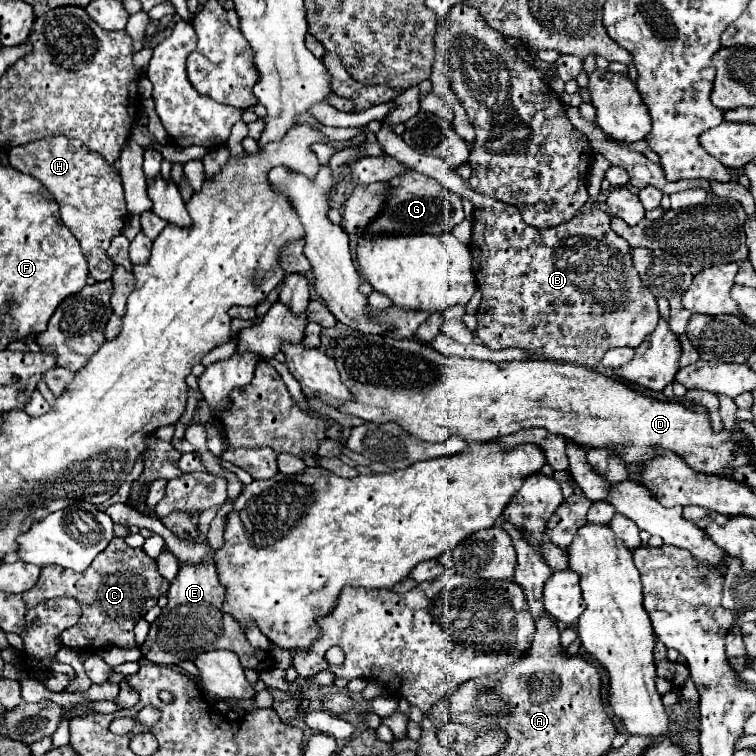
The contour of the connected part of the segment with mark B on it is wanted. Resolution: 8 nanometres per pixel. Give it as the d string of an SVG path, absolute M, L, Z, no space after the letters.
M382 120L378 130L378 142L382 144L384 152L394 156L398 162L428 174L442 182L454 194L468 198L474 204L474 218L472 218L472 270L482 290L482 302L478 306L478 330L476 336L492 350L502 348L522 348L542 358L550 360L564 360L570 364L584 364L584 368L596 368L606 350L616 346L630 346L638 348L648 334L654 332L660 314L656 296L642 286L642 280L632 264L630 244L616 236L610 228L610 216L598 208L584 208L572 220L546 230L536 230L524 224L522 214L500 200L486 198L474 190L470 190L468 182L460 178L454 170L446 168L444 160L434 156L424 156L412 150L402 136L394 134L390 124Z

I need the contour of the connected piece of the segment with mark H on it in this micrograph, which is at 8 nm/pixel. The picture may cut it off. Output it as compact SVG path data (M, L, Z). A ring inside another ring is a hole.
M64 136L42 138L8 150L10 164L22 174L40 180L60 206L60 220L80 242L94 280L110 280L116 264L106 256L108 244L126 222L126 200L120 174L100 154L88 150L80 140Z

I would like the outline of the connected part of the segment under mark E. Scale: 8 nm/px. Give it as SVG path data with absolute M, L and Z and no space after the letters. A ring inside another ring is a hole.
M204 556L200 564L178 562L178 574L168 590L168 612L162 612L158 620L150 626L148 640L150 650L146 660L164 666L176 666L180 660L194 660L198 654L208 650L230 650L238 654L240 664L252 670L270 670L274 660L268 652L252 648L244 636L244 628L232 620L230 614L222 612L224 586L218 582L218 572L212 556Z

